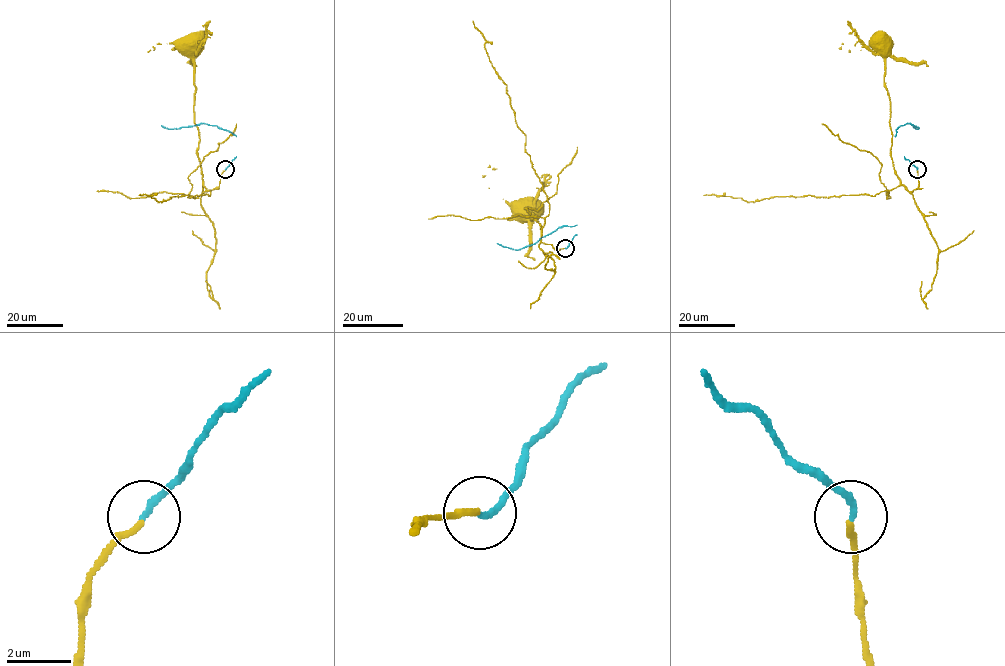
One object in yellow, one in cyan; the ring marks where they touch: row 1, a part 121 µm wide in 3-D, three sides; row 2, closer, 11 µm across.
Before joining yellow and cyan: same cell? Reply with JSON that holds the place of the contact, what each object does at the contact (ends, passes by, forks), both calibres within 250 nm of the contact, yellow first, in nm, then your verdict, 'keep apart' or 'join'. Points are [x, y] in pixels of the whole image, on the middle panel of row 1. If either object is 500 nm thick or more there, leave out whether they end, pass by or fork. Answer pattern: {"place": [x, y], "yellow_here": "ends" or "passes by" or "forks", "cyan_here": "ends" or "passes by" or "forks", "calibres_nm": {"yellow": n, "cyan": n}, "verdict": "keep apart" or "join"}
{"place": [565, 248], "yellow_here": "ends", "cyan_here": "ends", "calibres_nm": {"yellow": 190, "cyan": 200}, "verdict": "join"}

